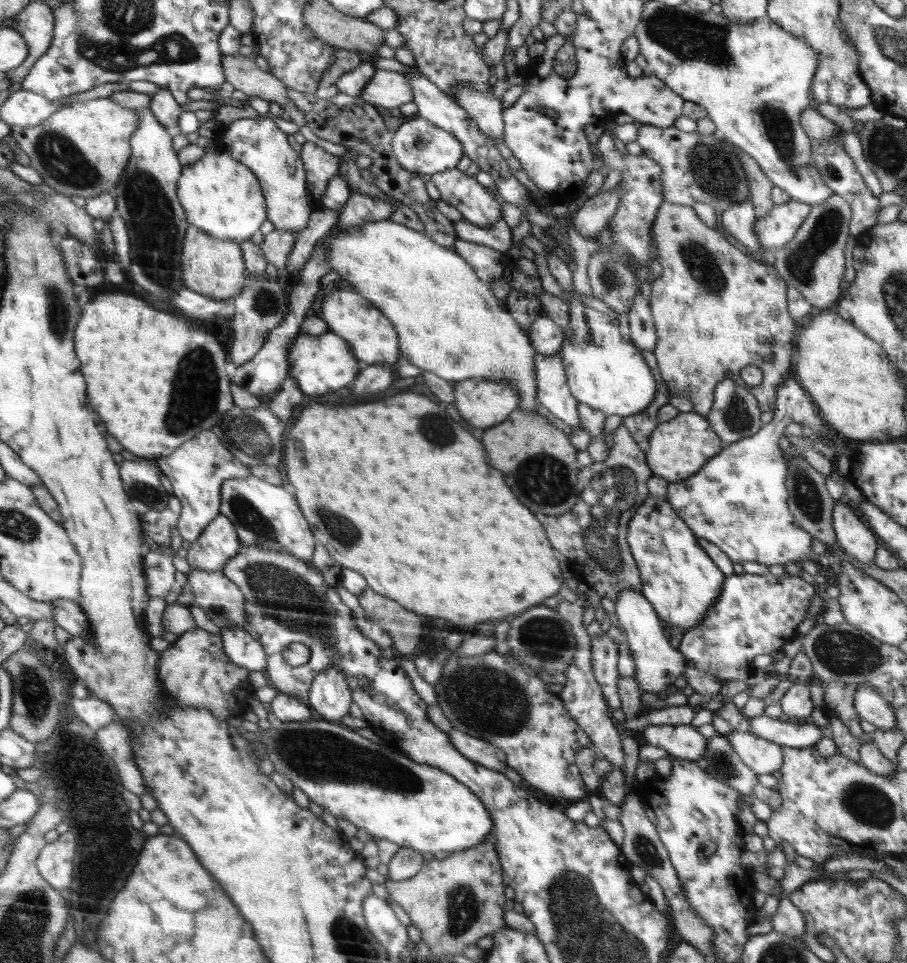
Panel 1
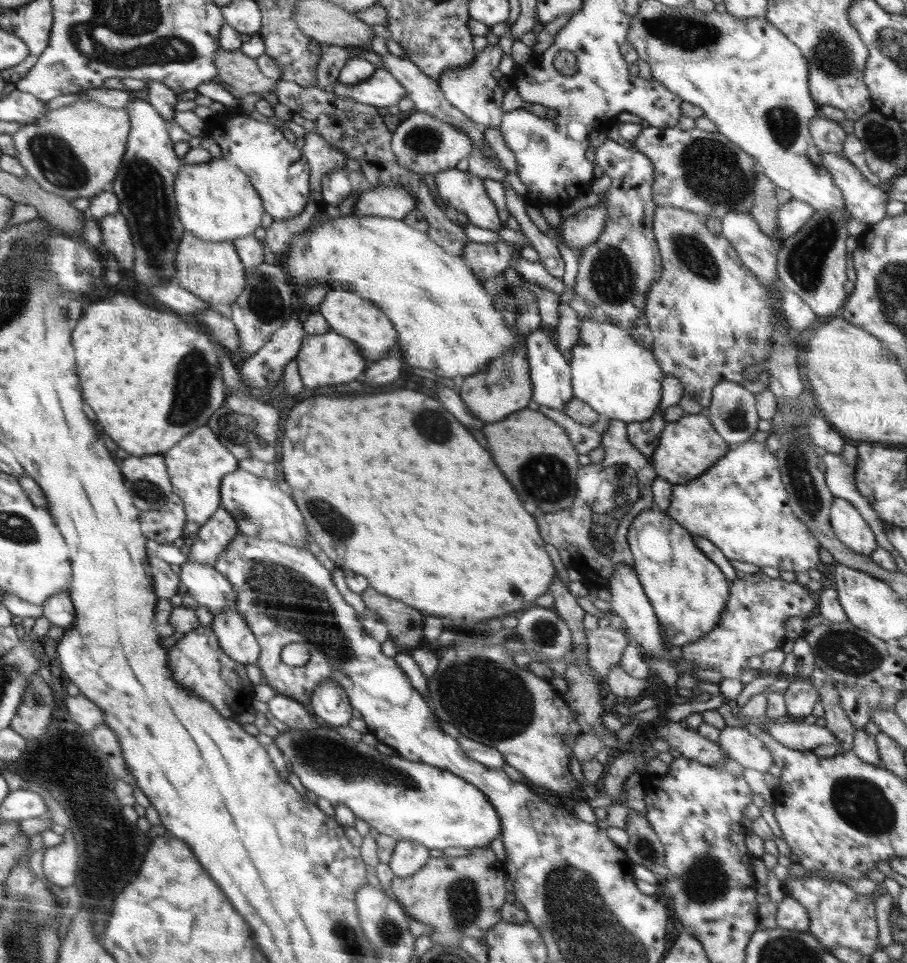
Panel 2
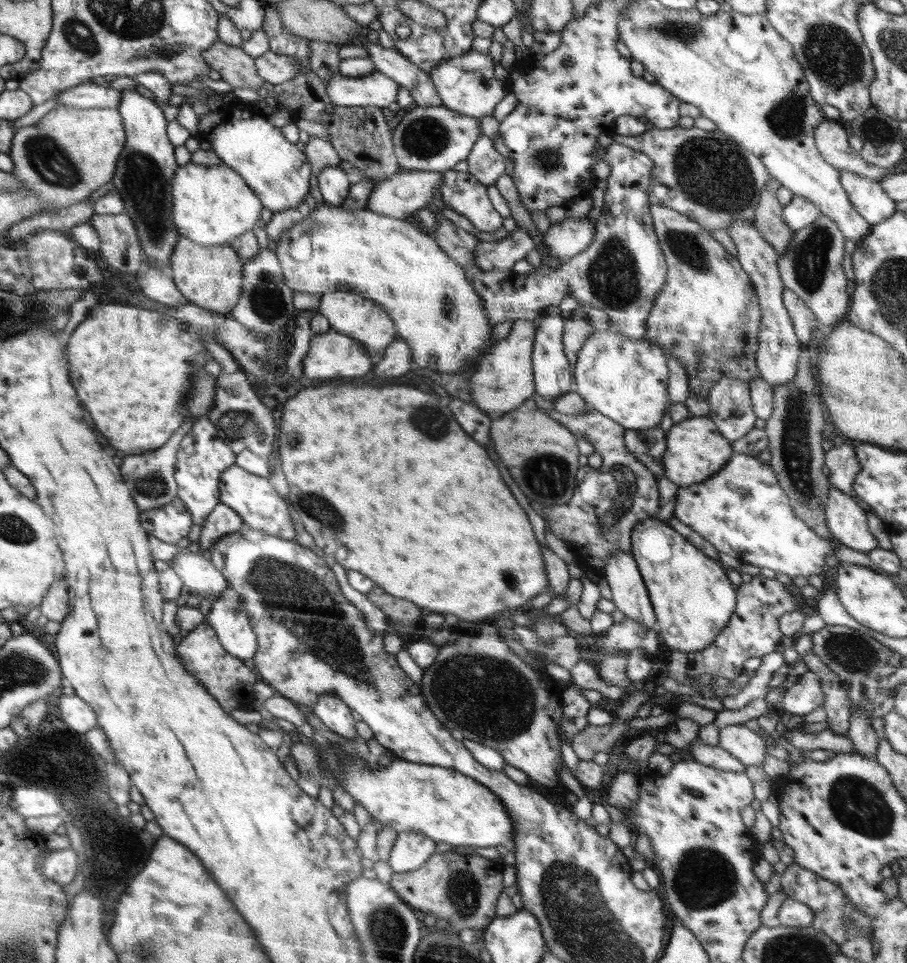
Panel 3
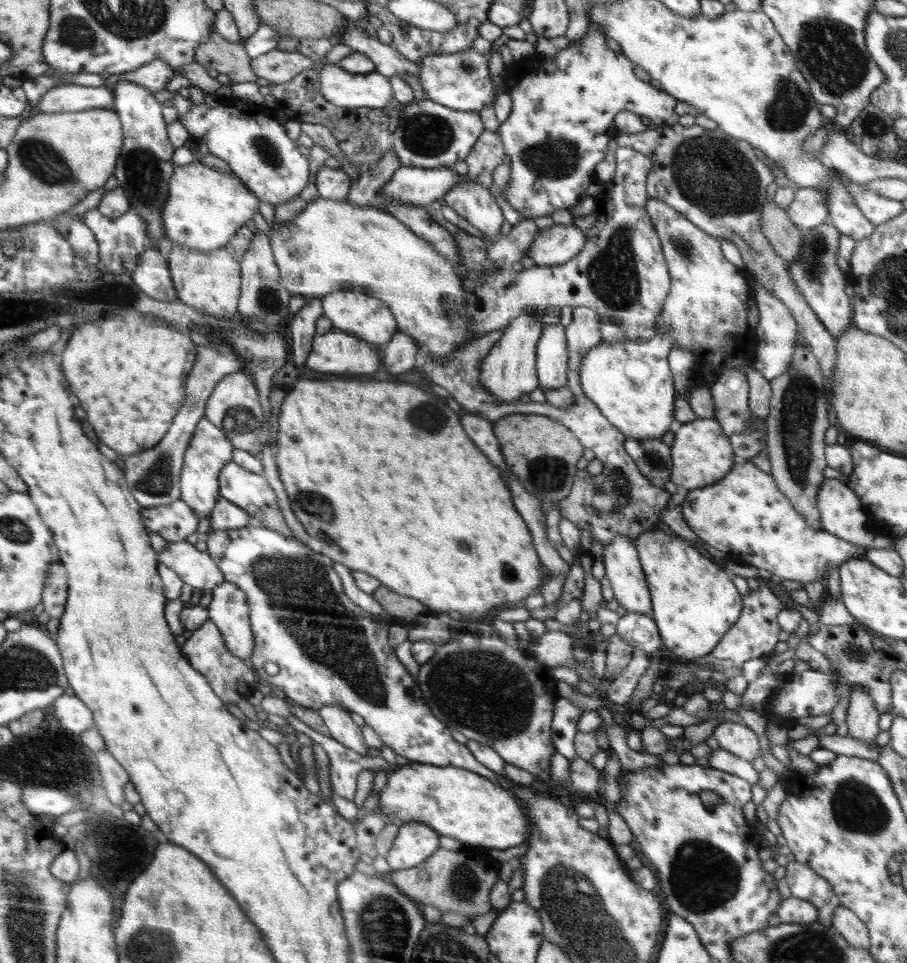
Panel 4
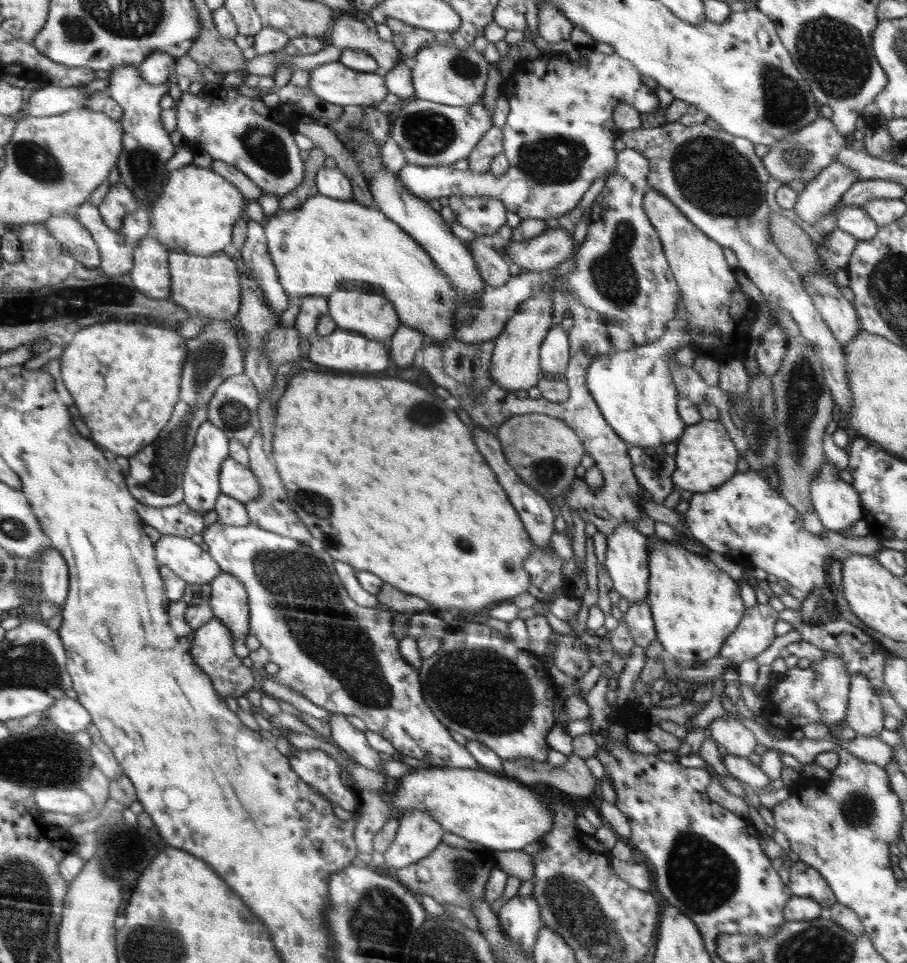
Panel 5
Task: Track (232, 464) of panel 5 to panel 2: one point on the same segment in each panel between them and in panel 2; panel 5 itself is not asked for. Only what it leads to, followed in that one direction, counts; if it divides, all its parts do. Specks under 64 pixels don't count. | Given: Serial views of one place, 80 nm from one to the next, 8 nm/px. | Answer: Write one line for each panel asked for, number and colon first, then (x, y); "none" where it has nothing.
2: (262, 509)
3: (261, 507)
4: (251, 491)

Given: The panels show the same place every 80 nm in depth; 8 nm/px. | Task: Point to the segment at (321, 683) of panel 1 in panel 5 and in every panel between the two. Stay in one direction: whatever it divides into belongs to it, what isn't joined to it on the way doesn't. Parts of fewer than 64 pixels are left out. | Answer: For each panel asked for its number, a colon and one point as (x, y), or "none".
2: (330, 703)
3: (334, 713)
4: (340, 725)
5: (344, 735)

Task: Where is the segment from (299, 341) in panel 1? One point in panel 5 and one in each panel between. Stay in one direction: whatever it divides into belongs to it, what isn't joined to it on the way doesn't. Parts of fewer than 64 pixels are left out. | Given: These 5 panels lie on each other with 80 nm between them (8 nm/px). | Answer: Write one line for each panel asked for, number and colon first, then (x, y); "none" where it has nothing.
2: (330, 358)
3: (331, 355)
4: (337, 352)
5: (342, 350)

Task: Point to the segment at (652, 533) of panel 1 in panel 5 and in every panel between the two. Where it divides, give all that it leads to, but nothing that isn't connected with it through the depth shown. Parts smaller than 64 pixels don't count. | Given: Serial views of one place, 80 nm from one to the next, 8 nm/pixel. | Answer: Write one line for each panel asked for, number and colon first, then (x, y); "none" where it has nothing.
2: (687, 590)
3: (692, 598)
4: (694, 602)
5: (695, 605)

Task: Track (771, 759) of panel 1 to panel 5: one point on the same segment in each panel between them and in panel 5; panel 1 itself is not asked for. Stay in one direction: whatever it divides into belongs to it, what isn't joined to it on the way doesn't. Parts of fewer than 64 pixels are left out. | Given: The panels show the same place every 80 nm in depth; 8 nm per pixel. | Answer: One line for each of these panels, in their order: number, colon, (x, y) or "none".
2: (738, 743)
3: (748, 748)
4: (738, 739)
5: (728, 732)

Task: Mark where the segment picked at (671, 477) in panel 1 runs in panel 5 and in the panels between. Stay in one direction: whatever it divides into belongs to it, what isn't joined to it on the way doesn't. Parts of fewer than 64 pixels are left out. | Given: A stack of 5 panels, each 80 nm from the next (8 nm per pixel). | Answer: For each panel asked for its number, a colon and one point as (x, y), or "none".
2: (687, 447)
3: (695, 450)
4: (701, 453)
5: (706, 457)

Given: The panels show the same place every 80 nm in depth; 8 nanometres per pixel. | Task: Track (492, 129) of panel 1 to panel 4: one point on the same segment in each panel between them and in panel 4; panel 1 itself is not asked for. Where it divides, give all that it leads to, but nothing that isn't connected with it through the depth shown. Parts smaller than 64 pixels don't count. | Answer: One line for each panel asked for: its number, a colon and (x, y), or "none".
2: (471, 89)
3: (466, 84)
4: (461, 80)

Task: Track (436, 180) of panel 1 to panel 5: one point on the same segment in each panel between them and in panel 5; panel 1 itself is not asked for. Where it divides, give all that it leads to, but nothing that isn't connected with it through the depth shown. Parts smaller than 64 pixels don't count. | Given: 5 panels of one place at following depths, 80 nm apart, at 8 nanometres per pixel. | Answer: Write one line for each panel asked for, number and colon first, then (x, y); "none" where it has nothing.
2: (459, 189)
3: (461, 191)
4: (474, 203)
5: (483, 215)

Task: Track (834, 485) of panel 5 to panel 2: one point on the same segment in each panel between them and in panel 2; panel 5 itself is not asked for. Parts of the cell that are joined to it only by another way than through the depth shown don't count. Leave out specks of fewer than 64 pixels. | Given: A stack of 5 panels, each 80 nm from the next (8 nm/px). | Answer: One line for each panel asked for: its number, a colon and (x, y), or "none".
2: (847, 523)
3: (846, 520)
4: (842, 514)

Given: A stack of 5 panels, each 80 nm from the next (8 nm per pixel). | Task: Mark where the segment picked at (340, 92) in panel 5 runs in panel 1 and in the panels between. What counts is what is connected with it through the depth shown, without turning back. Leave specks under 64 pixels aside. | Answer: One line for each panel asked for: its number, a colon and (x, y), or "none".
1: (386, 88)
2: (382, 89)
3: (377, 89)
4: (339, 87)

